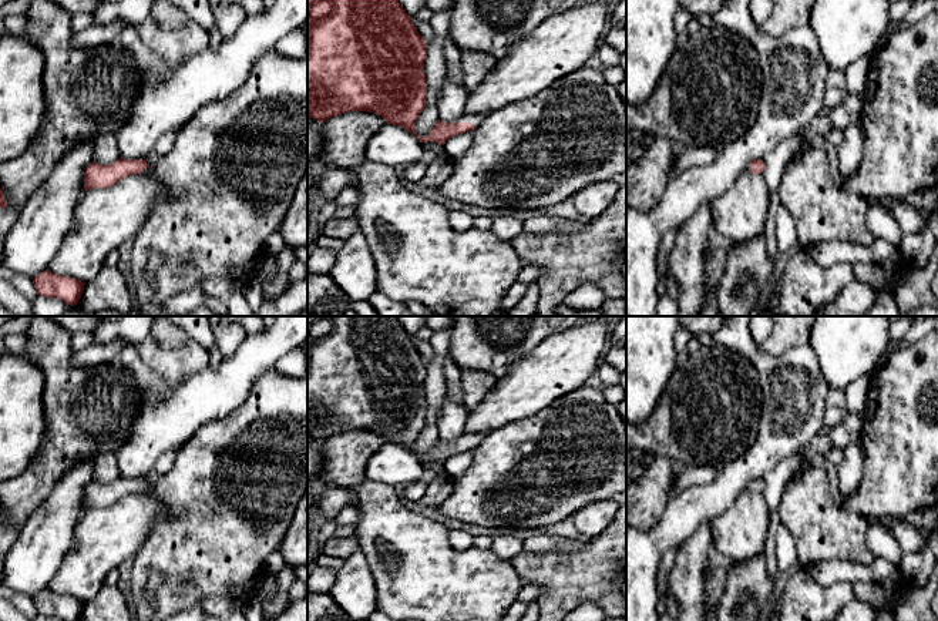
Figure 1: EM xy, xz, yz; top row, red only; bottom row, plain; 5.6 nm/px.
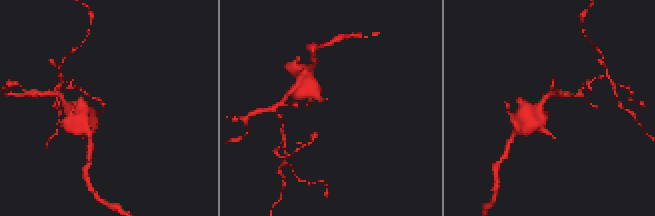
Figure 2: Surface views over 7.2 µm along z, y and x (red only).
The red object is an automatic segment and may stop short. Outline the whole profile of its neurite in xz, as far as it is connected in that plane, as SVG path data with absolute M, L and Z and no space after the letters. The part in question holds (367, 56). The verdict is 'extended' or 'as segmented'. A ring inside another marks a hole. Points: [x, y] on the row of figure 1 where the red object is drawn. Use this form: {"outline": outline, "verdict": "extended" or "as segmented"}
{"outline": "M307 0L307 118L323 122L350 111L374 113L387 124L413 132L420 142L431 141L441 145L457 134L477 128L484 121L484 114L463 115L451 124L438 120L427 137L416 132L416 121L427 100L426 58L427 44L399 0Z", "verdict": "extended"}

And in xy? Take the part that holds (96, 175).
{"outline": "M120 158L118 161L107 165L91 162L84 172L84 189L110 188L125 177L142 174L147 167L148 164L142 158Z", "verdict": "as segmented"}

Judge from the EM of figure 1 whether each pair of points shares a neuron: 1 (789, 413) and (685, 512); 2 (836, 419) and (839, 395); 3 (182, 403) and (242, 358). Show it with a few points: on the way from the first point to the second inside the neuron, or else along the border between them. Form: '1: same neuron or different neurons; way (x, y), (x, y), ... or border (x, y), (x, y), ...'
1: same neuron; way (770, 442), (713, 499)
2: same neuron; way (836, 413), (836, 400)
3: same neuron; way (197, 400), (228, 372)

